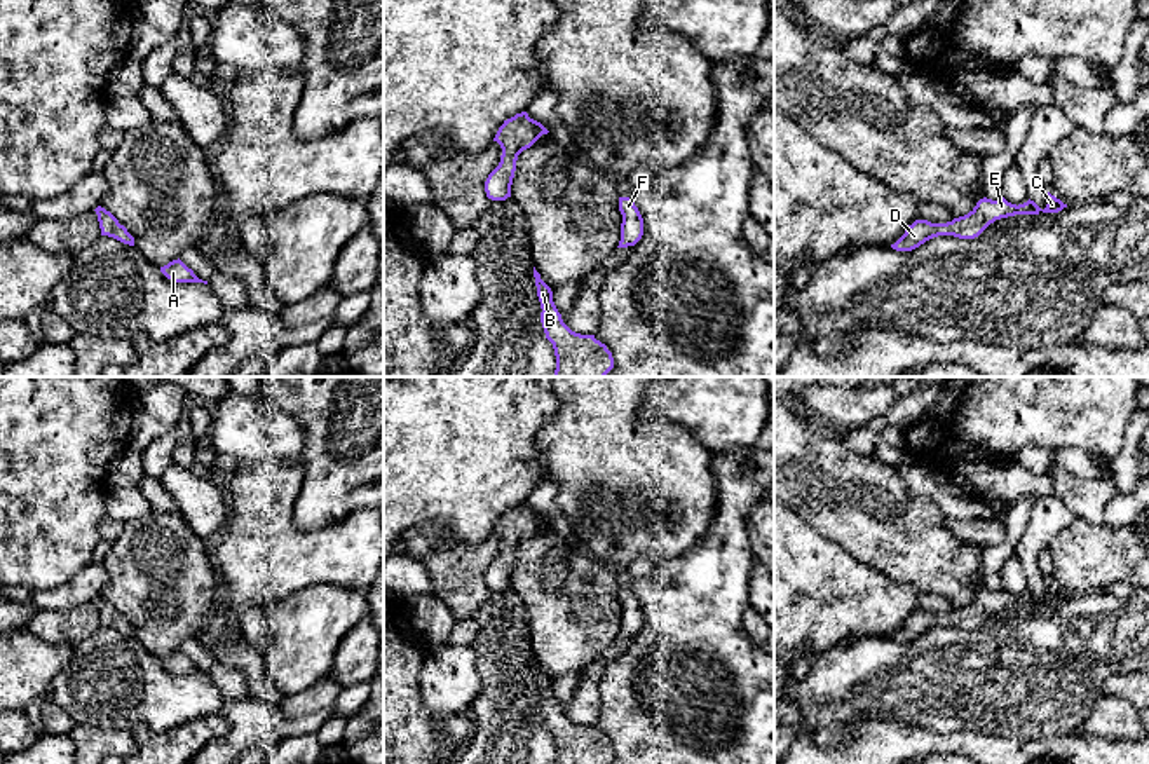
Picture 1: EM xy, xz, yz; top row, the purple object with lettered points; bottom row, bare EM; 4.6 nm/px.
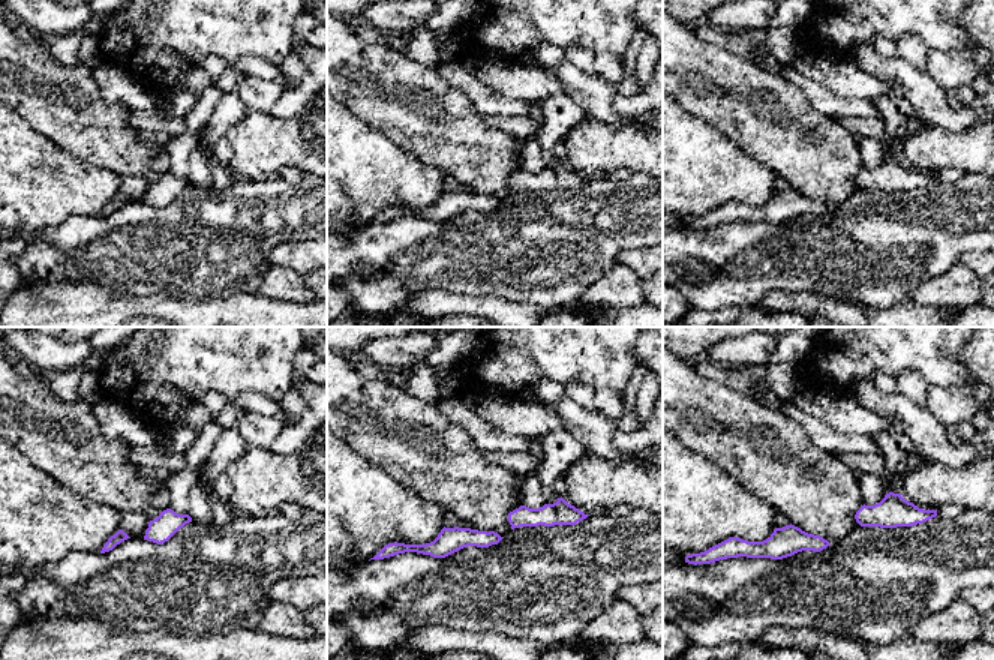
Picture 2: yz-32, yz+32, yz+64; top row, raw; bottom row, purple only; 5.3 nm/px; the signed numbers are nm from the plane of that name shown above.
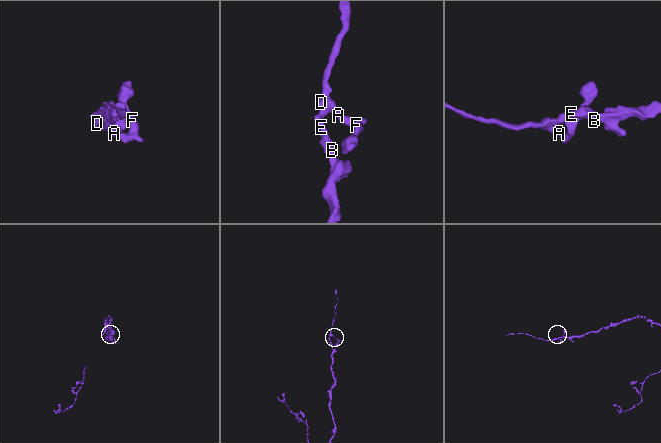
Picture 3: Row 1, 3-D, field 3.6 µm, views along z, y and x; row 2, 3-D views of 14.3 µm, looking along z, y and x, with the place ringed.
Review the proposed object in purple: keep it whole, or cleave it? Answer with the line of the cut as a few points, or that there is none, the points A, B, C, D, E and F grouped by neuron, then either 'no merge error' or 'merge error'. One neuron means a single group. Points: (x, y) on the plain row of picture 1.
cut none; groups A B C D E F; no merge error

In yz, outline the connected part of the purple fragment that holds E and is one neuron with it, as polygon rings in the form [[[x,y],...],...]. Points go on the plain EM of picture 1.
[[[1048,583],[1046,586],[1048,595],[1041,600],[1034,591],[1027,591],[1023,595],[1011,595],[1004,588],[992,591],[992,590],[980,590],[976,597],[964,607],[954,609],[947,614],[931,614],[928,611],[915,611],[905,624],[891,635],[896,642],[912,642],[924,635],[926,631],[938,628],[938,626],[954,626],[959,630],[975,630],[978,628],[990,614],[1001,609],[1015,607],[1015,605],[1039,605],[1043,604],[1058,604],[1067,595]]]

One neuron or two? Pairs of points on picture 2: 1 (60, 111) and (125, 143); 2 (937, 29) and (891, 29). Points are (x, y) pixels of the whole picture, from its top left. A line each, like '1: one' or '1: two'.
1: one
2: one

